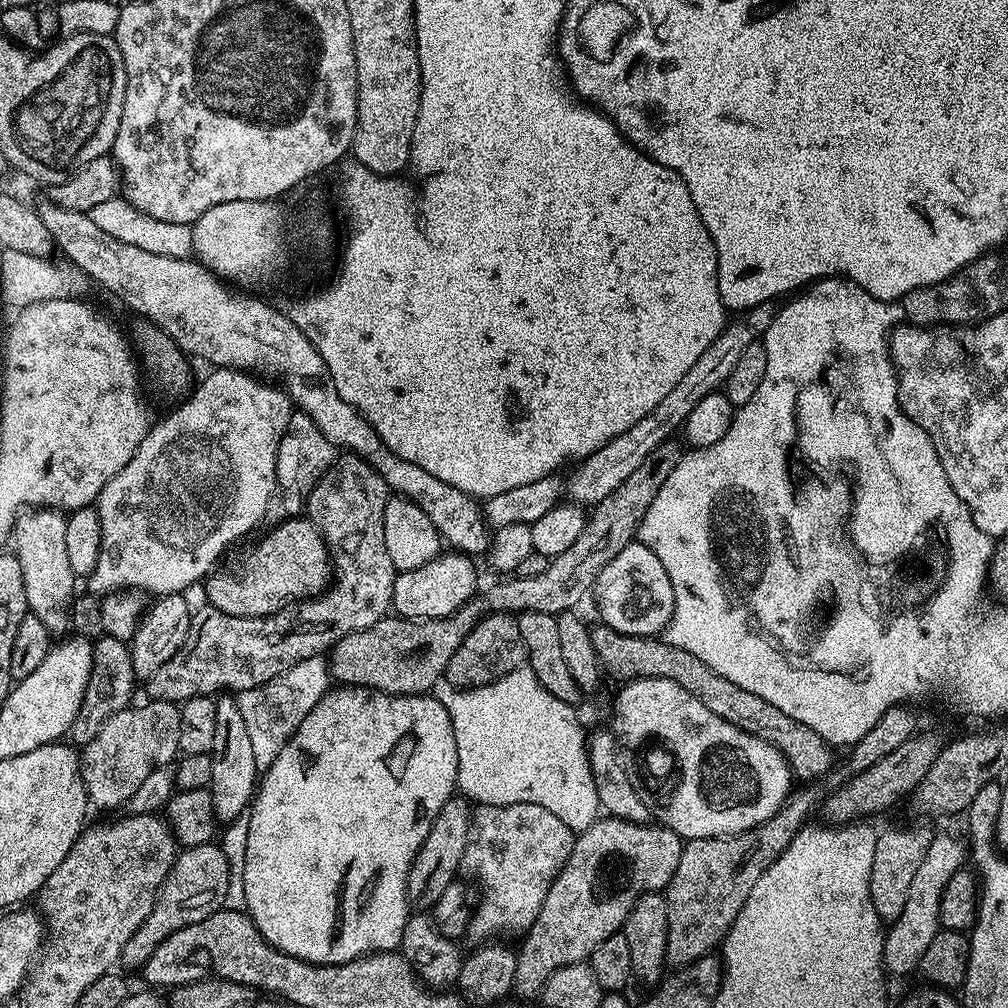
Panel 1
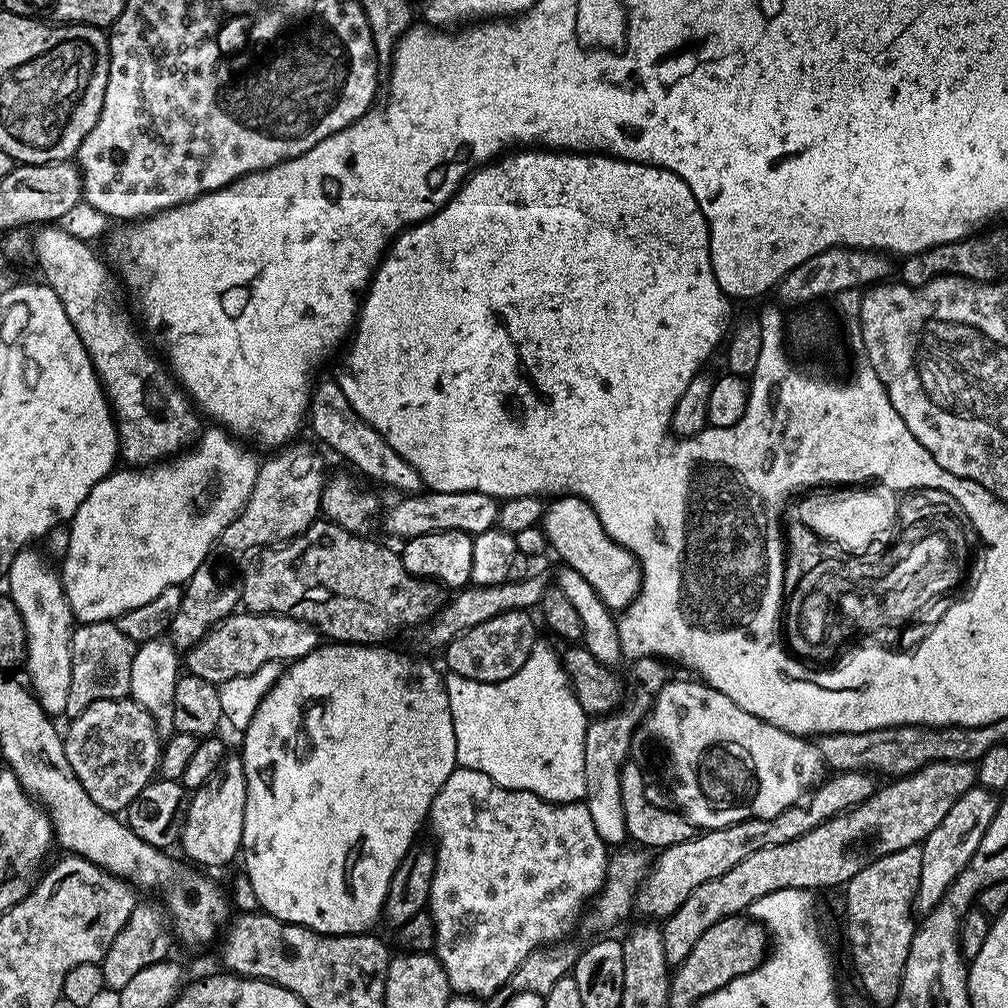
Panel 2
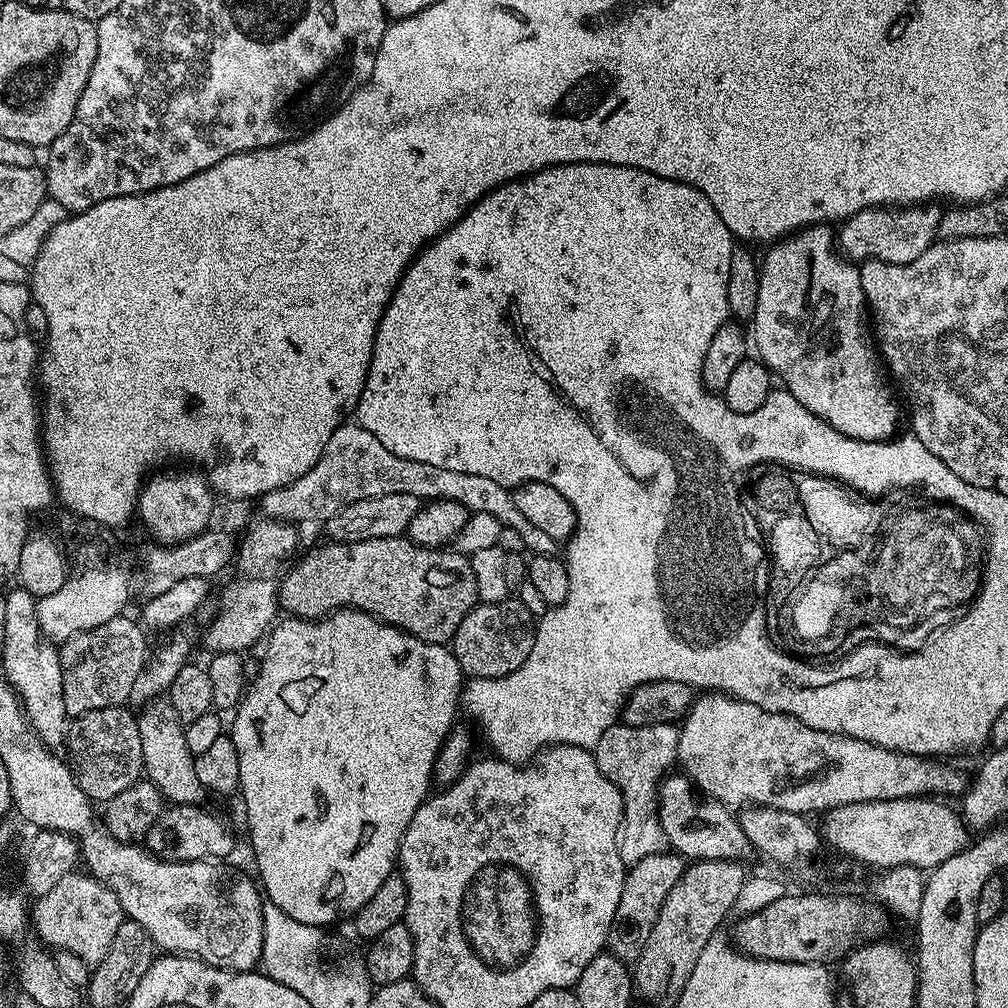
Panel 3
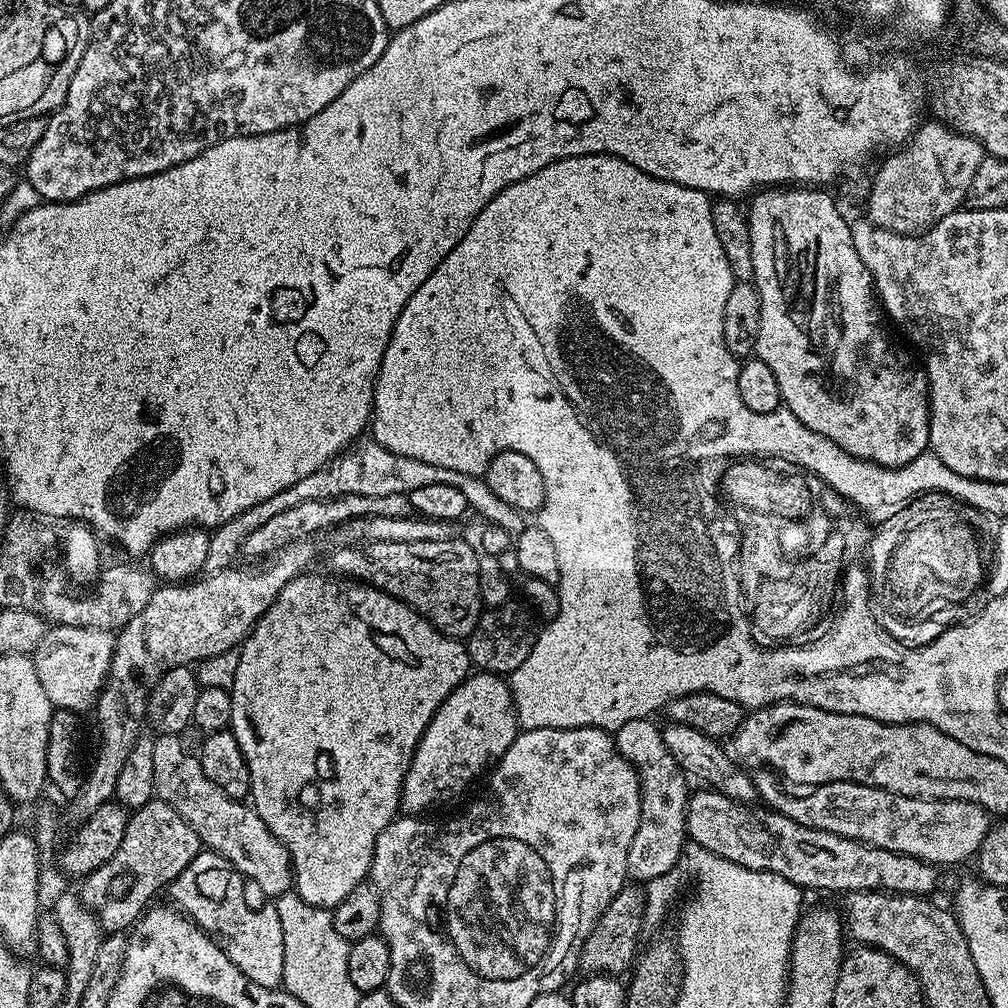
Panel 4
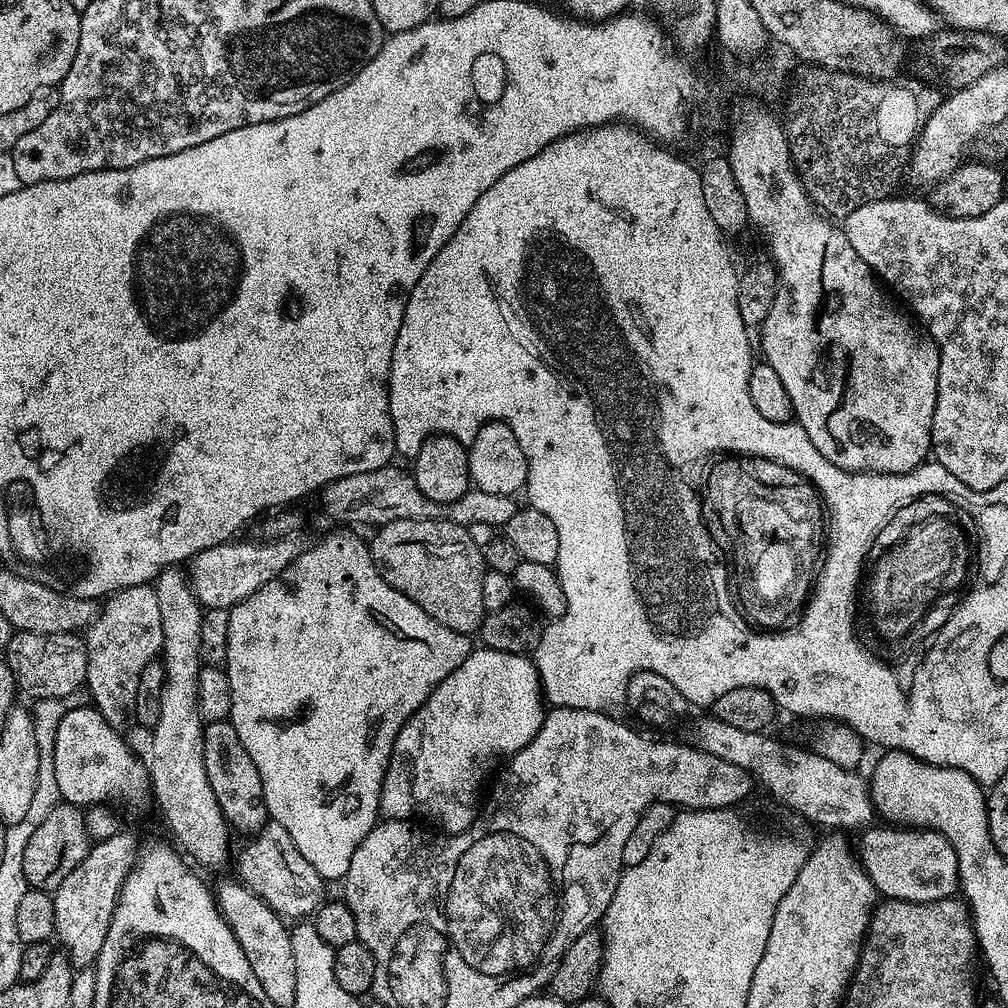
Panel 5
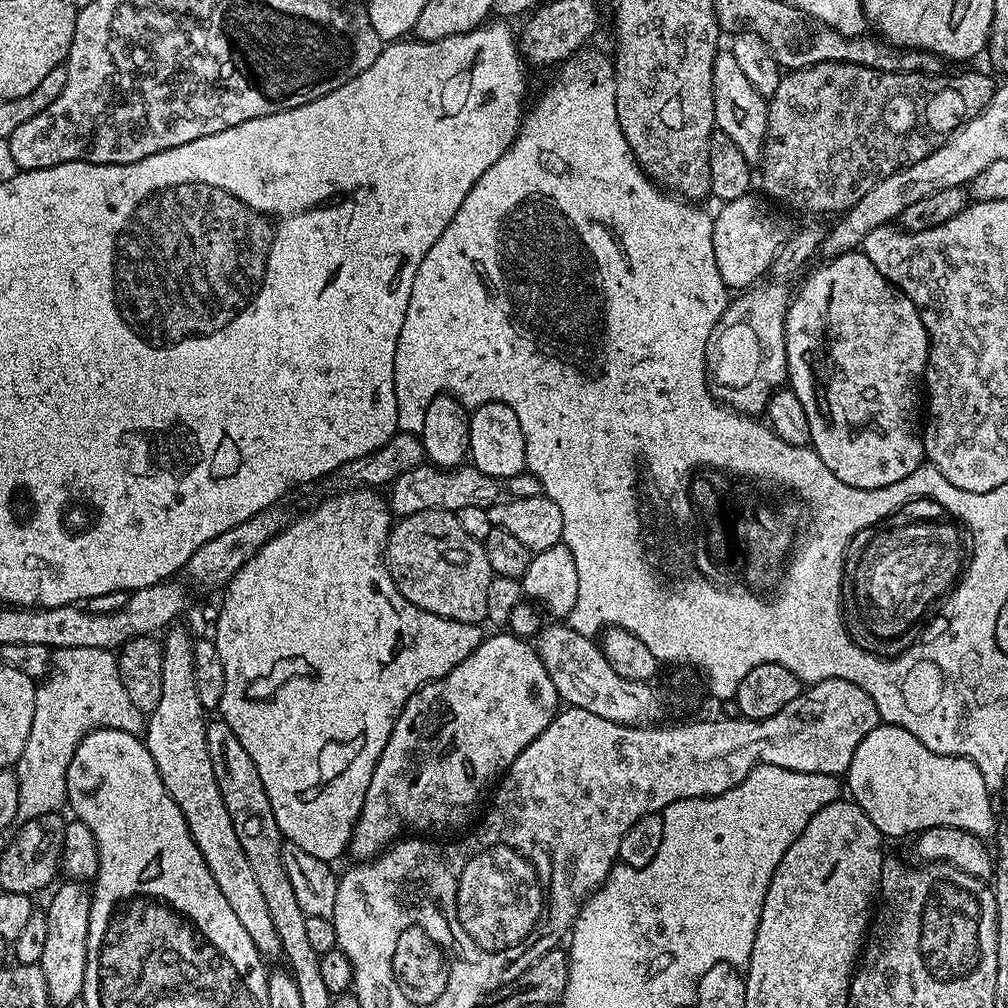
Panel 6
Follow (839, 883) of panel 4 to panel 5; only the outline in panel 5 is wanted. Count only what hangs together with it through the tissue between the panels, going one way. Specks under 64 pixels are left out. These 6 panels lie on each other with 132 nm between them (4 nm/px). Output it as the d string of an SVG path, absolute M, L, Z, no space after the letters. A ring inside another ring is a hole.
M869 826L859 833L858 855L861 866L881 897L925 904L947 900L960 892L958 854L941 832L894 828L898 826L876 827Z

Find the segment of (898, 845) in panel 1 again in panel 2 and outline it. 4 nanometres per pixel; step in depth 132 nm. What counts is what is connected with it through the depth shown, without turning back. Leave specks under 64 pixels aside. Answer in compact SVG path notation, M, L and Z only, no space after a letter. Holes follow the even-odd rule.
M915 844L910 846L906 850L894 850L894 854L886 854L882 858L878 858L874 862L870 862L862 870L858 870L858 874L854 874L854 878L849 880L844 892L844 912L848 915L848 944L852 947L852 964L856 967L856 972L860 975L860 984L864 987L863 995L867 997L869 1001L873 1000L876 1004L884 1004L884 1006L891 1006L898 998L900 993L900 987L902 986L902 978L904 977L904 971L906 970L906 958L910 954L910 942L914 938L918 927L918 920L912 917L914 915L915 896L918 894L919 879L922 871L922 848L921 845Z

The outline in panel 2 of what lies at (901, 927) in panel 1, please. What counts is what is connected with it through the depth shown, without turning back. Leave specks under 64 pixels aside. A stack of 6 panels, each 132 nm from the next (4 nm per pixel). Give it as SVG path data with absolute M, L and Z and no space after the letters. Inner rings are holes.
M979 786L971 788L951 806L942 822L924 840L921 848L922 871L919 879L918 894L915 896L915 909L927 914L936 908L941 898L948 892L955 877L967 868L974 851L982 842L982 837L997 813L999 799L995 793Z

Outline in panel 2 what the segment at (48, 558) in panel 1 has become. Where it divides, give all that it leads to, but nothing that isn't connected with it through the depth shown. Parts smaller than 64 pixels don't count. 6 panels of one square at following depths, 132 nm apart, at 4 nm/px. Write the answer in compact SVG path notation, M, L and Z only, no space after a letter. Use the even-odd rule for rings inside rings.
M32 546L25 548L14 558L14 562L10 562L6 573L6 595L12 599L14 606L18 606L22 626L26 626L27 683L42 710L53 718L59 718L65 715L66 701L70 699L74 617L70 602L66 602L59 571L55 567L52 569L47 558L34 549Z

